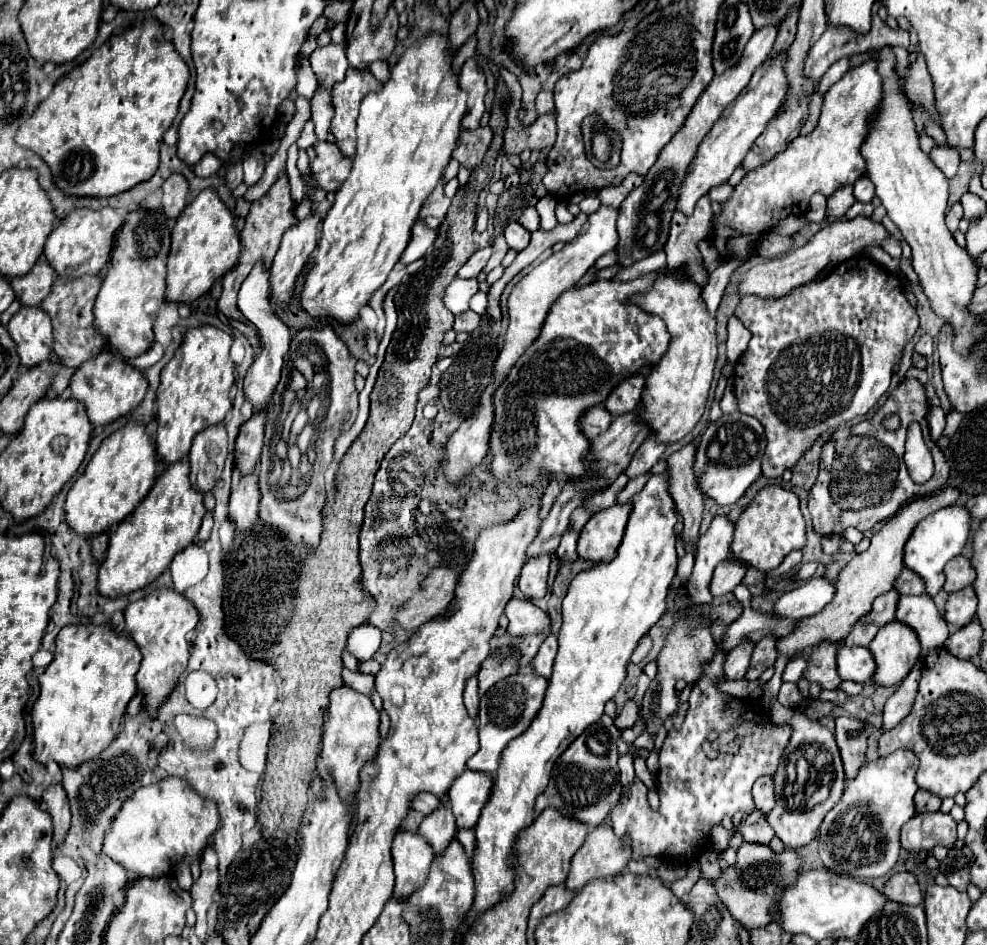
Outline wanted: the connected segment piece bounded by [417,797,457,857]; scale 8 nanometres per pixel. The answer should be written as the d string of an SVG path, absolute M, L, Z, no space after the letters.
M443 797L441 803L443 803L443 807L439 811L435 811L433 815L425 817L423 823L419 825L419 831L417 831L431 845L435 857L441 857L445 853L445 849L449 847L451 839L457 833L455 817L449 809L449 799Z

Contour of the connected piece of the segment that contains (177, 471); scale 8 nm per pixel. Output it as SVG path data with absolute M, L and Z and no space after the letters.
M181 459L167 465L147 497L111 533L109 549L99 569L99 593L115 597L155 581L169 567L175 553L195 541L203 515L203 493L189 481L189 461Z

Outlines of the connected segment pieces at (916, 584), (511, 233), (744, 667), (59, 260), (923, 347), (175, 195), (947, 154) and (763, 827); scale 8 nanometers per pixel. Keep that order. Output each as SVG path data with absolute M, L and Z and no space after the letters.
M905 569L905 571L901 571L899 579L895 581L895 589L901 595L923 595L925 593L925 581L917 573L913 573L911 569Z
M509 223L505 227L505 239L507 239L507 245L515 251L523 251L527 245L529 245L529 237L531 233L521 225L521 223Z
M745 639L735 649L729 651L729 657L725 661L725 675L727 679L745 679L749 667L751 667L751 653L755 649L755 643Z
M111 207L75 209L65 219L61 219L57 227L51 231L45 243L45 259L53 265L53 269L61 277L81 277L85 273L93 273L93 275L101 273L101 269L109 259L115 231L121 227L121 223L123 223L123 215Z
M923 335L923 337L919 339L919 343L915 345L915 351L921 353L923 357L929 357L929 355L933 353L933 337L931 337L931 335Z
M181 173L169 175L169 179L163 183L163 209L167 217L179 217L179 213L185 209L189 201L189 183Z
M933 147L929 153L931 161L945 173L947 179L951 179L957 173L959 167L959 155L953 149L943 149L943 147Z
M753 811L749 817L745 817L739 825L739 833L743 835L743 841L751 843L769 843L775 835L771 825L767 823L767 815L761 811Z

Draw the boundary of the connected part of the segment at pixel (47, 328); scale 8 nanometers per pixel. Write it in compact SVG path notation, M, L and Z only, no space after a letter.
M21 307L7 325L19 345L21 365L33 367L51 355L51 319L41 307Z

